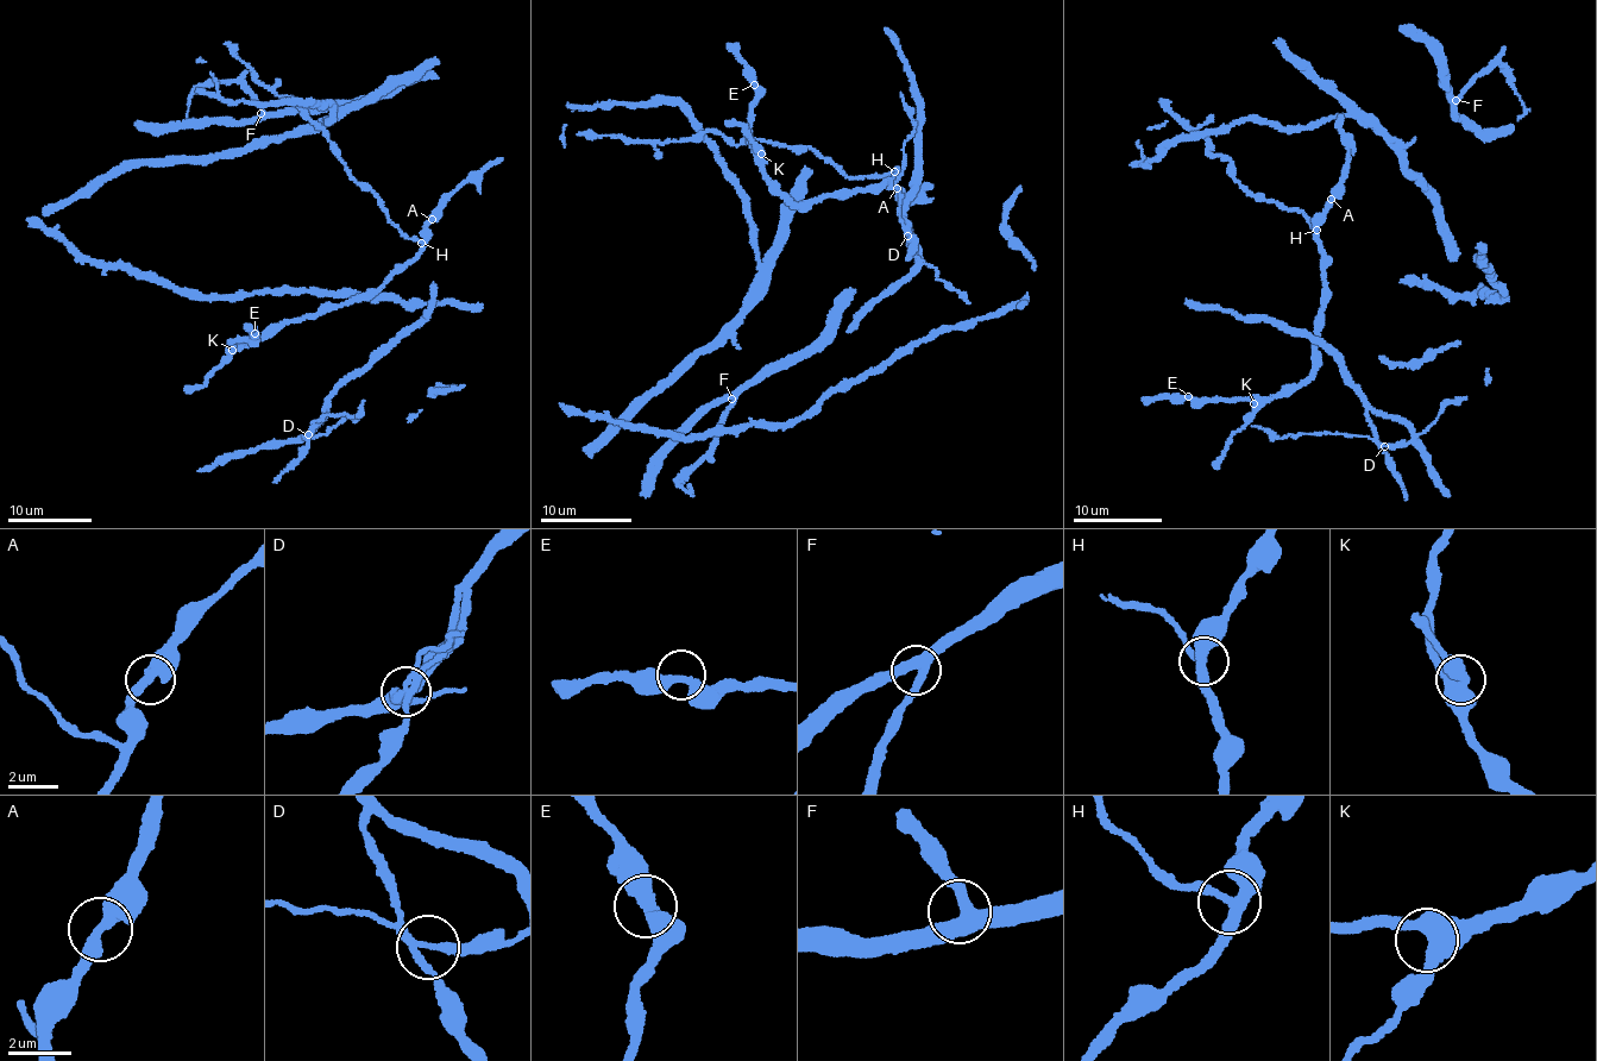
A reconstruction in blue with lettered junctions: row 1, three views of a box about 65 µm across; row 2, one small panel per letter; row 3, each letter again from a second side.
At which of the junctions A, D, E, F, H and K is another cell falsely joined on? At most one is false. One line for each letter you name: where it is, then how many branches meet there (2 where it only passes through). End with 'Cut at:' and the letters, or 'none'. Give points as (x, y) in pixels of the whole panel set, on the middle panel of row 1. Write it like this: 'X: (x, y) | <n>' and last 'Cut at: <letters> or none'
H: (894, 171) | 3
Cut at: H

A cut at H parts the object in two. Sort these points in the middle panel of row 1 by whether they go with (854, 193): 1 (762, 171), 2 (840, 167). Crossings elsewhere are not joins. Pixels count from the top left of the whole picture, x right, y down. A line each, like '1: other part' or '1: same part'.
1: same part
2: other part

